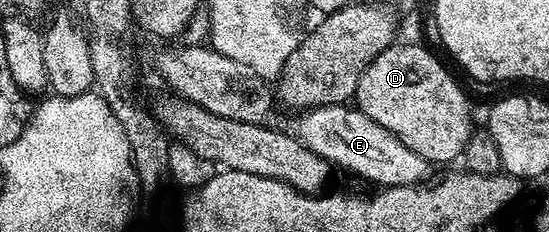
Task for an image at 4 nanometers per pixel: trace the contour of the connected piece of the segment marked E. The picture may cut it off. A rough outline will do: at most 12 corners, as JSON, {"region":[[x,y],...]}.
{"region":[[355,105],[314,106],[290,130],[377,187],[419,186],[433,163]]}

